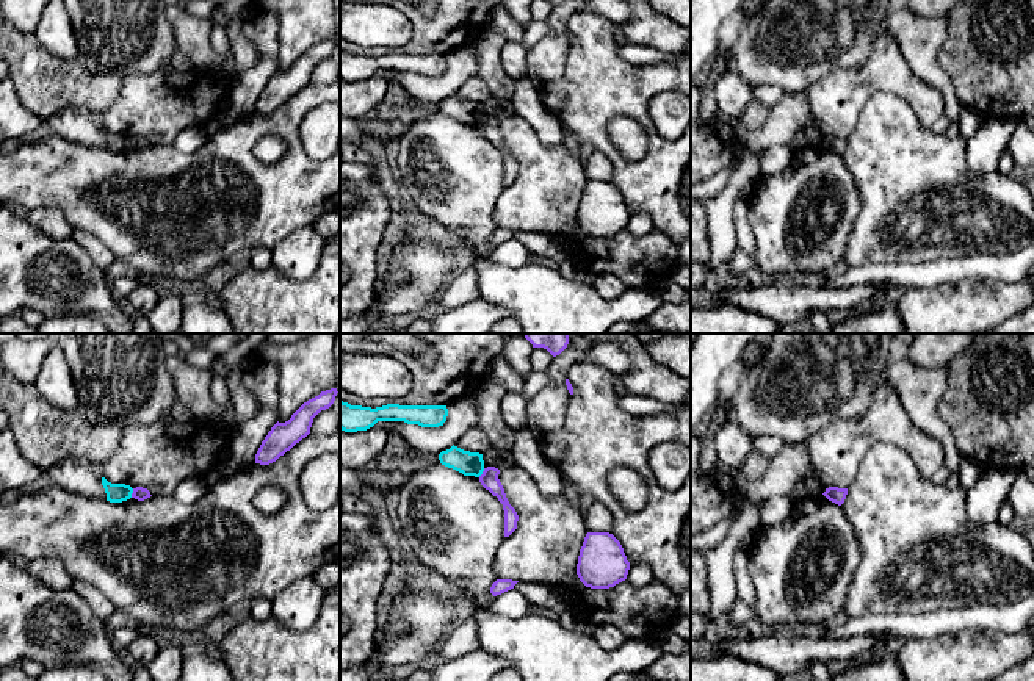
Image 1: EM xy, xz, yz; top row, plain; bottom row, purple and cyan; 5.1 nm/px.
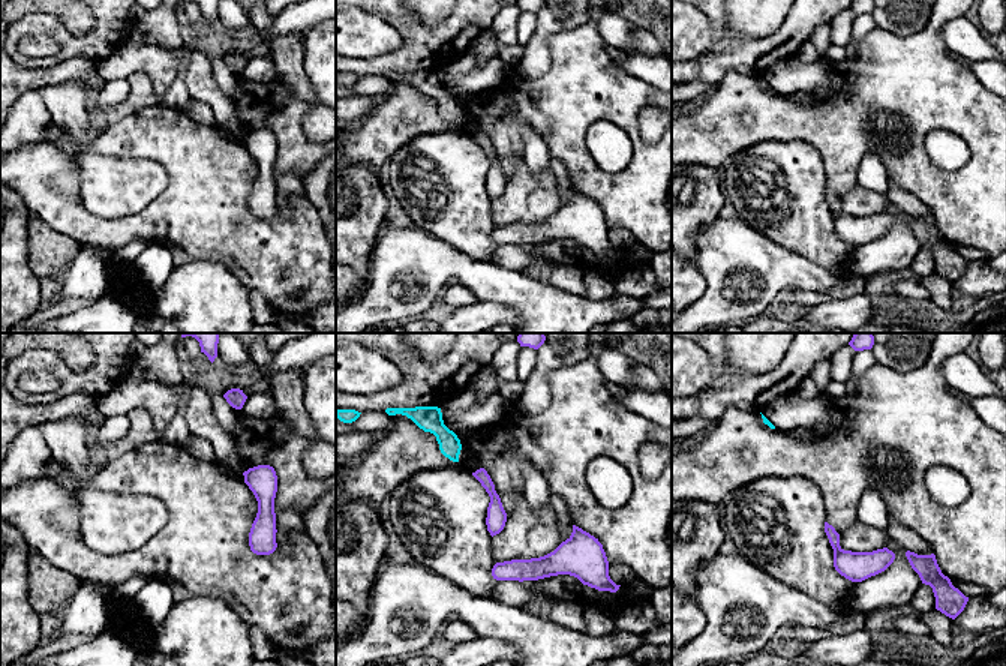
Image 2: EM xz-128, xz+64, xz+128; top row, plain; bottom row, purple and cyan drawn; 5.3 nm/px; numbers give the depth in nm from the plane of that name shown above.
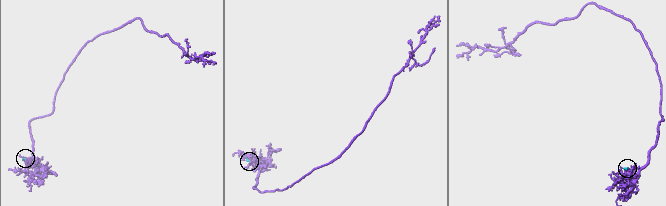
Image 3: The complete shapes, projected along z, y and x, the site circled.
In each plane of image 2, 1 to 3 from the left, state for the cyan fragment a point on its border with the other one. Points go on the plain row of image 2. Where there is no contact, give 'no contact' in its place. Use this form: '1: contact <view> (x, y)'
1: no contact
2: no contact
3: no contact

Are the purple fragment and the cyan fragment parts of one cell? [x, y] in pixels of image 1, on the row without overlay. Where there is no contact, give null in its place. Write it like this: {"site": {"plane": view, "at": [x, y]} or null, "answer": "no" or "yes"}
{"site": {"plane": "xy", "at": [132, 143]}, "answer": "no"}

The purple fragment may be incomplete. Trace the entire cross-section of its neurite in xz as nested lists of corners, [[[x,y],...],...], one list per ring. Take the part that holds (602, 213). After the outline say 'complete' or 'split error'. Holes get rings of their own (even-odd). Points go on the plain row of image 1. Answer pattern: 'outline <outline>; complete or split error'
outline [[[588,182],[580,199],[577,224],[591,238],[609,238],[627,229],[630,211],[609,182]]]; complete

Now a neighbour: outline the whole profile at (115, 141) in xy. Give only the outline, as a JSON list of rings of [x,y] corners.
[[[102,127],[102,135],[110,152],[122,152],[132,147],[133,138],[130,135],[111,133],[105,127]]]

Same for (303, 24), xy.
[[[252,0],[252,14],[273,13],[279,20],[279,72],[309,49],[337,38],[334,0]]]

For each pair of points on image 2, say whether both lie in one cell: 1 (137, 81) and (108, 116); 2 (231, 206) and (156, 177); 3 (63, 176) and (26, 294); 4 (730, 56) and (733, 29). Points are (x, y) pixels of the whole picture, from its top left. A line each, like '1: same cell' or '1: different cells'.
1: same cell
2: different cells
3: different cells
4: different cells

